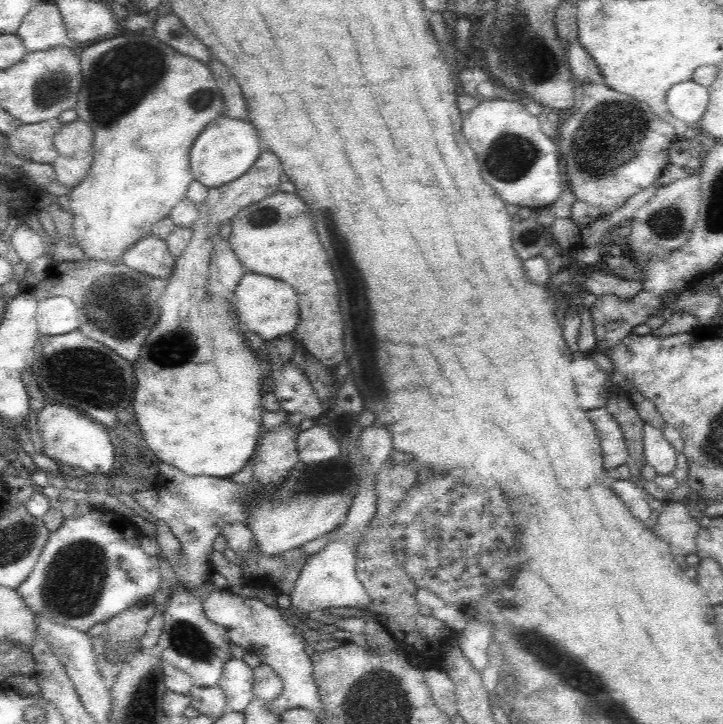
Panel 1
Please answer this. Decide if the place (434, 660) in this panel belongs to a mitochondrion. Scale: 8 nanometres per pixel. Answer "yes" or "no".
no

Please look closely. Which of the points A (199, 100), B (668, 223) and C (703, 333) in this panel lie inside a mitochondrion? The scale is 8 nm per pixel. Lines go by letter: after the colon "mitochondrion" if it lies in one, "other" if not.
A: mitochondrion
B: mitochondrion
C: other

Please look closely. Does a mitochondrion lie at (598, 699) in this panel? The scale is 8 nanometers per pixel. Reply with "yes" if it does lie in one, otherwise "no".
yes

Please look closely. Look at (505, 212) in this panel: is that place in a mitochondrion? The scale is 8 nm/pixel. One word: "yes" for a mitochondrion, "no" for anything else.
no

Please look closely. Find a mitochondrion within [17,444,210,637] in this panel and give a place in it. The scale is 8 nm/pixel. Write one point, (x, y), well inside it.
(72, 586)

